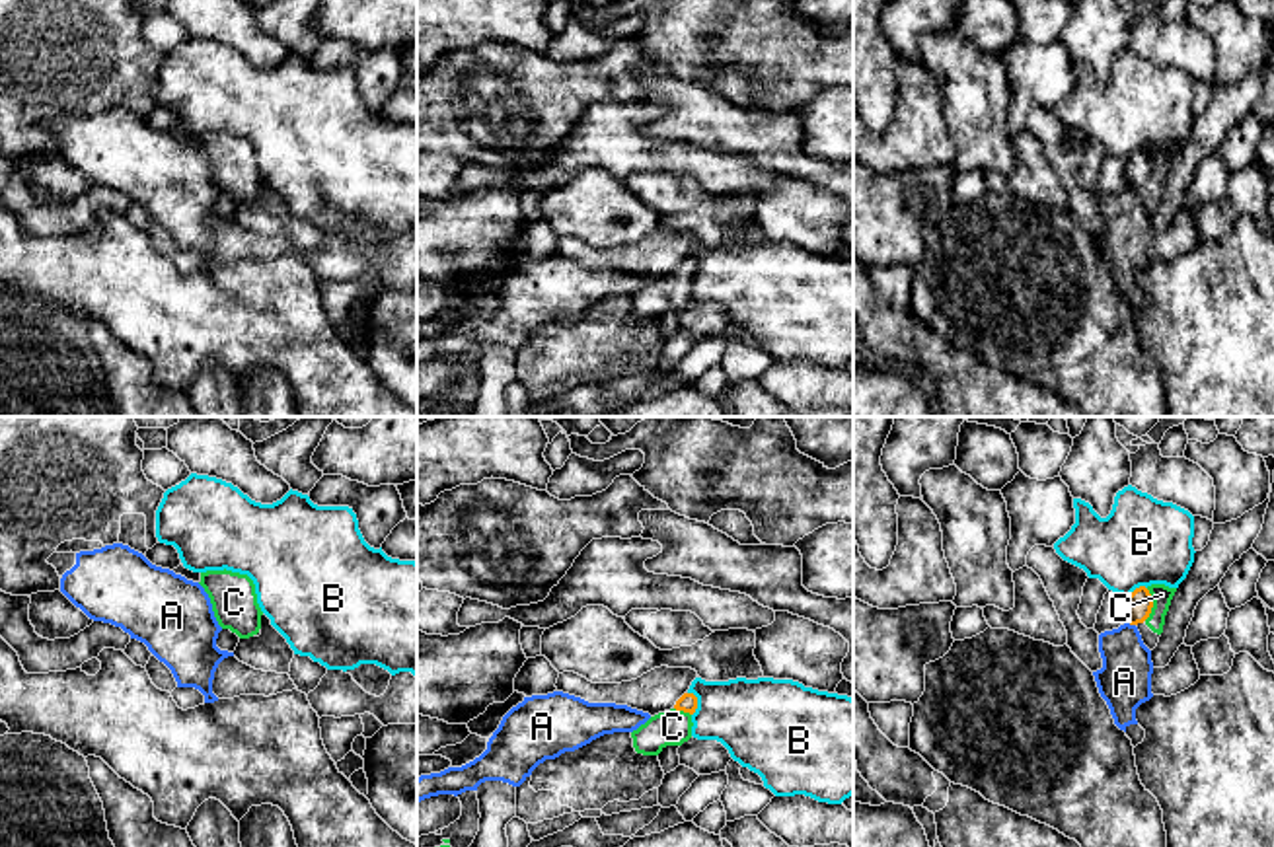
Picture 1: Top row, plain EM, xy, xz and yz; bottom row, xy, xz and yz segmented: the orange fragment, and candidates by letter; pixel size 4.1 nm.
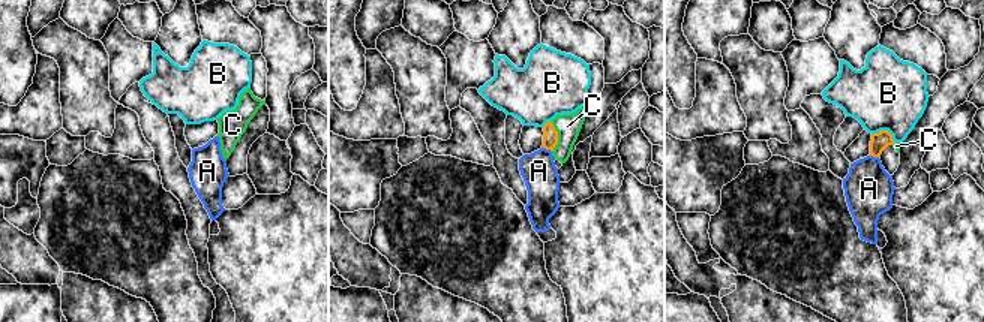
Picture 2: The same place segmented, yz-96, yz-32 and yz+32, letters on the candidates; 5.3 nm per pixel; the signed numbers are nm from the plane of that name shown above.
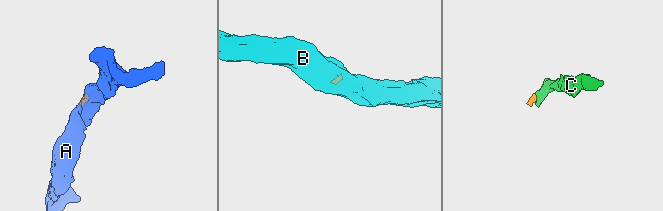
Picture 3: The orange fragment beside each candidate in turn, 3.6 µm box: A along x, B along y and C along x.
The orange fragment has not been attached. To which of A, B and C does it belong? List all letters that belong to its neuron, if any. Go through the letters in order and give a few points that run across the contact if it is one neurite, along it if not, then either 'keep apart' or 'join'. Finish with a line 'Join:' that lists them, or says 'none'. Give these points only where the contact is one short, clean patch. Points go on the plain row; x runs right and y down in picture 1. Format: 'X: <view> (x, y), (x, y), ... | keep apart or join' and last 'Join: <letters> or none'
A: yz (1126, 185), (1134, 189) | keep apart
B: xz (688, 256), (696, 261), (696, 275), (692, 279) | keep apart
C: yz (1140, 166), (1152, 168), (1161, 158) | join
Join: C

